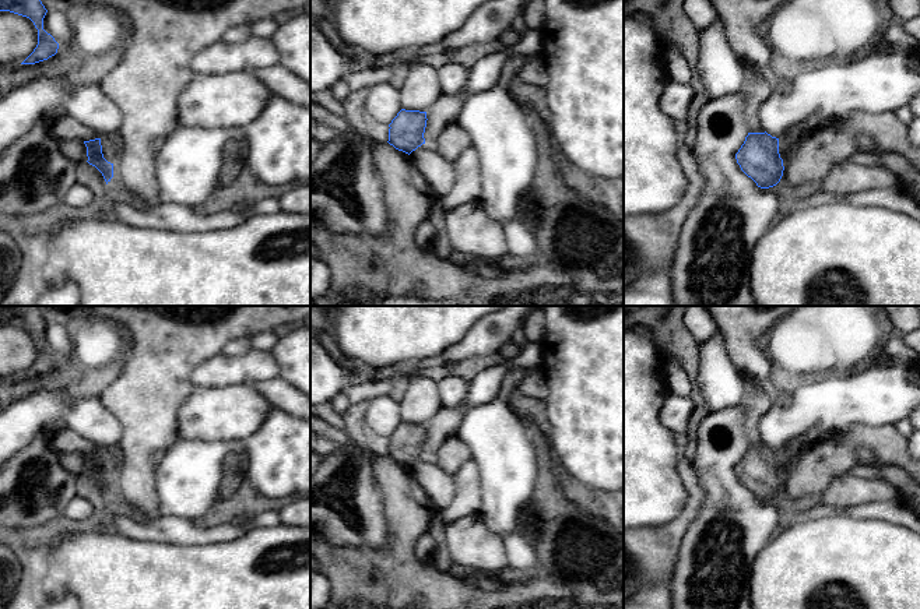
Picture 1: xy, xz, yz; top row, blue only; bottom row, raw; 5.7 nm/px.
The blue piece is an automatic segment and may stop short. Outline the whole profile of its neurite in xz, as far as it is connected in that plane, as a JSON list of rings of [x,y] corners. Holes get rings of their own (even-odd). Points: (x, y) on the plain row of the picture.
[[[401,422],[389,437],[389,457],[411,467],[425,457],[426,425]]]

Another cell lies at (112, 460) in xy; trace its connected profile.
[[[117,448],[101,450],[101,458],[103,471],[115,478],[123,462],[120,451]]]

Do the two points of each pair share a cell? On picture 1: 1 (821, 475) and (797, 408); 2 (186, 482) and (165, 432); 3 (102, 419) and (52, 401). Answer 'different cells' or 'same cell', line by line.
1: different cells
2: different cells
3: same cell

